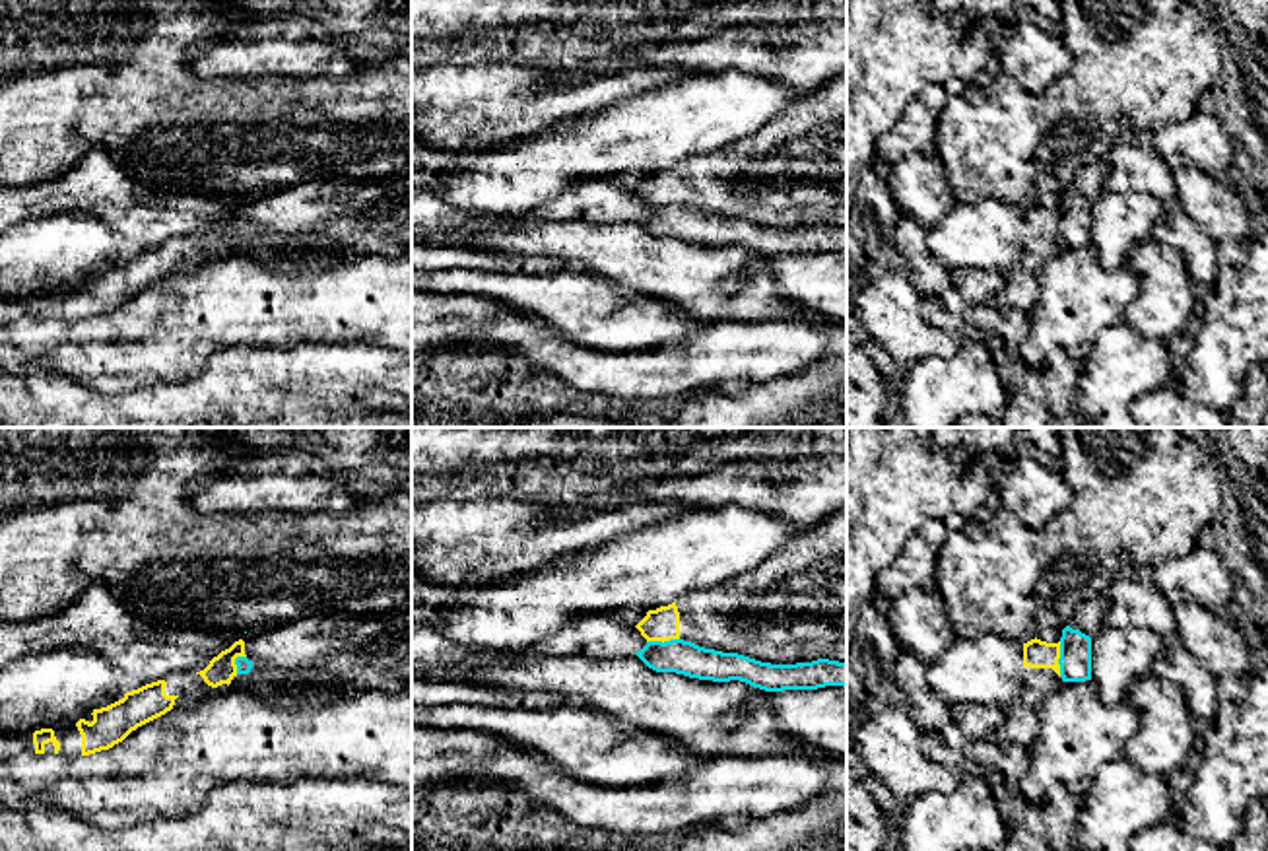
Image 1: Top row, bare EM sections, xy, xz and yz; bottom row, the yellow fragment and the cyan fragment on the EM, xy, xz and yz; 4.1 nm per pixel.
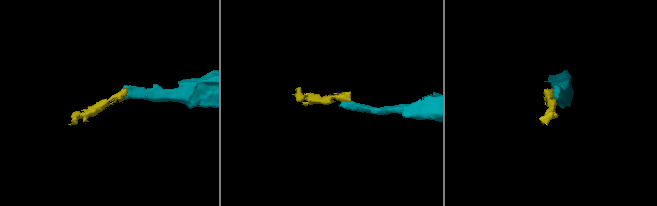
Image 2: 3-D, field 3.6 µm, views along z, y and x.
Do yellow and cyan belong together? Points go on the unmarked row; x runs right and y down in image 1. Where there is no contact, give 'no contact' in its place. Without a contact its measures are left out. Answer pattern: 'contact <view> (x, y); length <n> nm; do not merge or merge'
contact yz (1059, 222); length 140 nm; do not merge

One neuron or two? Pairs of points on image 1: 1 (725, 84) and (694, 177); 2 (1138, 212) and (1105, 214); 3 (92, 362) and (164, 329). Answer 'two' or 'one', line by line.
1: two
2: one
3: one

